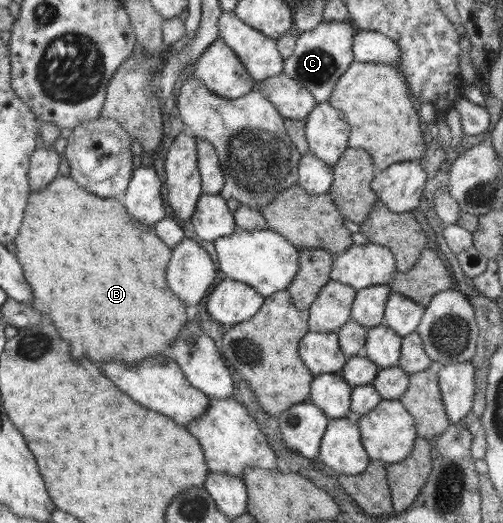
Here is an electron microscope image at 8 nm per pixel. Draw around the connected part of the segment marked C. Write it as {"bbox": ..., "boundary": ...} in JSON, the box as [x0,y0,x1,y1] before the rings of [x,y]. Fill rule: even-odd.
{"bbox":[283,19,354,103],"boundary":[[[324,19],[309,31],[297,32],[292,58],[285,60],[283,73],[306,88],[317,103],[327,103],[334,92],[338,80],[354,62],[352,52],[354,28],[348,21],[328,21]]]}

